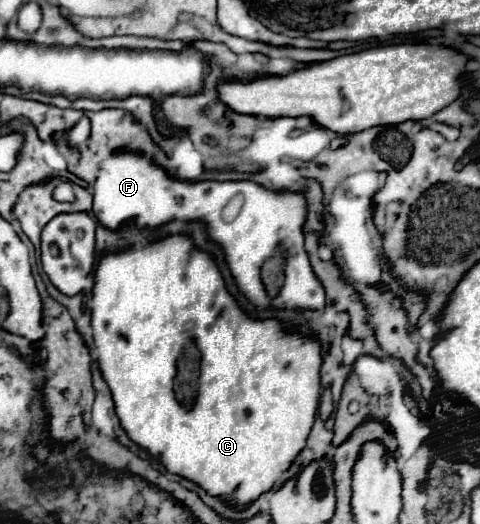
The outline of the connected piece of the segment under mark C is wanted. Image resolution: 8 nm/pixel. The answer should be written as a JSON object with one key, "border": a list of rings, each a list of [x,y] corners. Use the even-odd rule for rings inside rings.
{"border":[[[170,235],[160,241],[132,245],[120,253],[104,253],[94,273],[90,311],[92,311],[92,329],[94,329],[96,351],[98,351],[98,363],[112,391],[120,425],[124,427],[124,431],[134,443],[148,449],[150,453],[160,453],[160,461],[170,473],[182,475],[198,483],[210,495],[228,499],[236,507],[246,507],[250,501],[258,499],[260,493],[268,491],[282,477],[282,473],[290,467],[292,459],[304,447],[306,435],[310,433],[310,427],[314,423],[314,415],[318,409],[320,367],[322,367],[318,339],[304,337],[302,333],[286,331],[282,321],[278,319],[264,319],[264,321],[250,319],[240,309],[236,299],[228,293],[214,257],[202,249],[196,249],[194,241],[188,235]]]}

